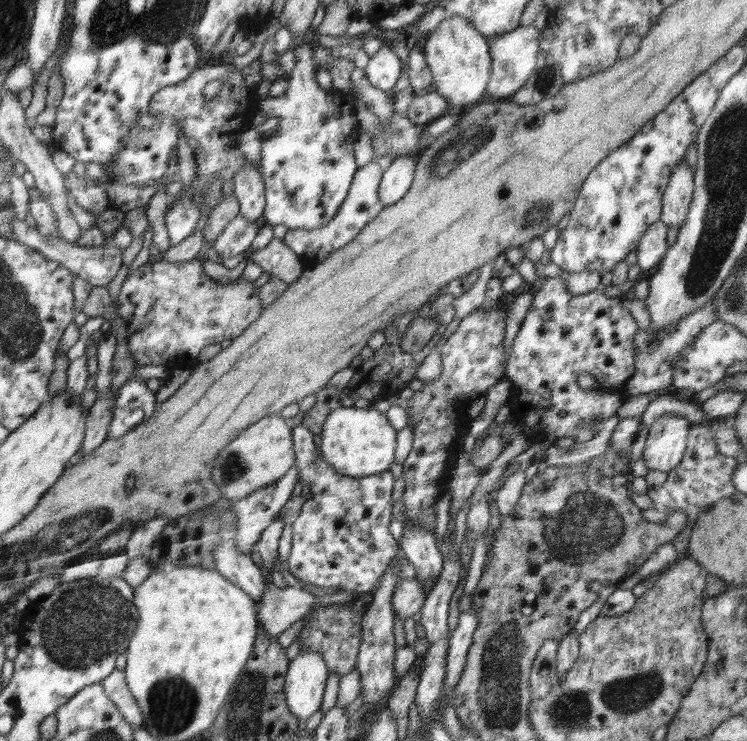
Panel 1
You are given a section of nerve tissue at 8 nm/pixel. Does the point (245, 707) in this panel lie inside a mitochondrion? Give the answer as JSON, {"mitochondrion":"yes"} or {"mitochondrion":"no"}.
{"mitochondrion":"yes"}

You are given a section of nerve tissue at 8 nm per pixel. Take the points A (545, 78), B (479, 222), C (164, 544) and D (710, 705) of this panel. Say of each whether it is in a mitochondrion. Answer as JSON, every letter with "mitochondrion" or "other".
{"A":"mitochondrion","B":"other","C":"other","D":"other"}

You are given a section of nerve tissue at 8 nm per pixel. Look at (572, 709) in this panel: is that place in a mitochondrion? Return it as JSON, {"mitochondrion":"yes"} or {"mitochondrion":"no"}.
{"mitochondrion":"yes"}

